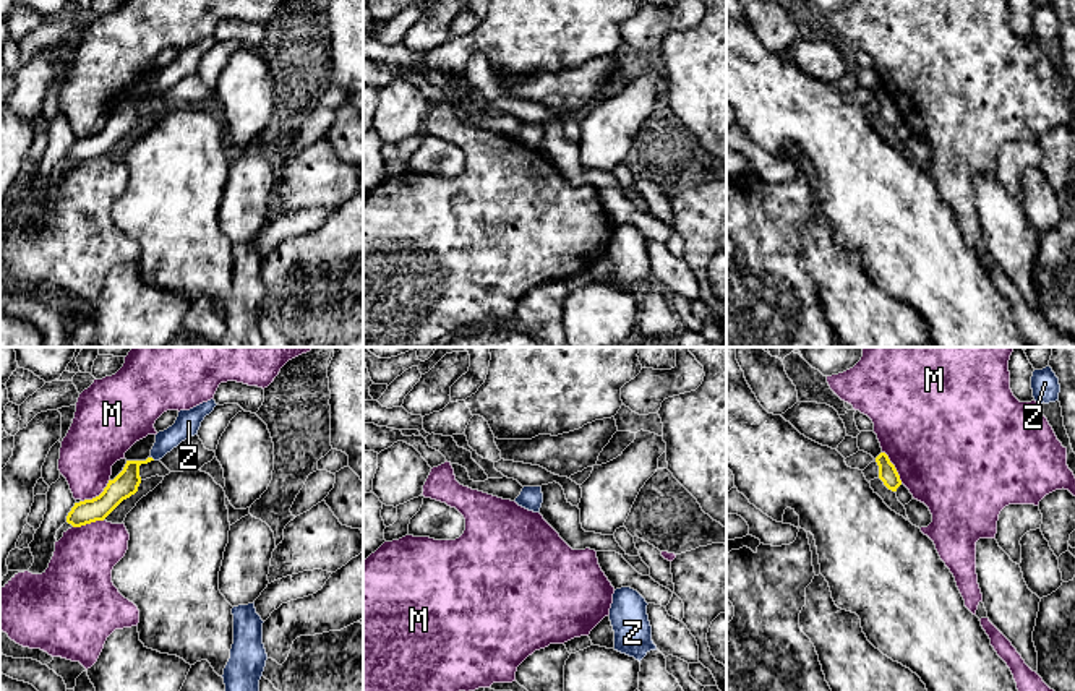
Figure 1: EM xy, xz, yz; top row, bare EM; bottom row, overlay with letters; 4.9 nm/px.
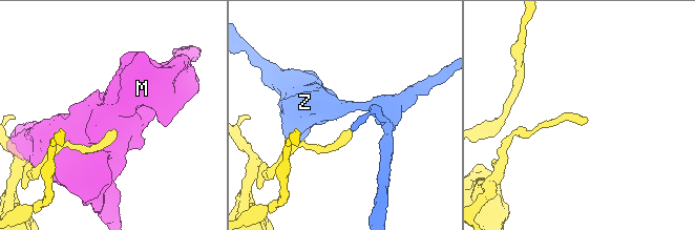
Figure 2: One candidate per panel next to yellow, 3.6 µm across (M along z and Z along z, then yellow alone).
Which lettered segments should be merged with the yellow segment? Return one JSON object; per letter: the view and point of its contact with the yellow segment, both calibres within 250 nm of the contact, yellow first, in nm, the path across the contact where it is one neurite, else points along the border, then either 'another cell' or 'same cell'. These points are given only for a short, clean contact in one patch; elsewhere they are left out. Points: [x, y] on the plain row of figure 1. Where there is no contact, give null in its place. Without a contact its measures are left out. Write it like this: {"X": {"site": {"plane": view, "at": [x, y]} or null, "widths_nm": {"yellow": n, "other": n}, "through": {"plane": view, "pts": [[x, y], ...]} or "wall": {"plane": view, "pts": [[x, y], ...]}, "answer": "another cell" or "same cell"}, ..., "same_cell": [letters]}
{"M": {"site": {"plane": "xy", "at": [99, 132]}, "widths_nm": {"yellow": 120, "other": 280}, "answer": "another cell"}, "Z": {"site": null, "answer": "another cell"}, "same_cell": []}

